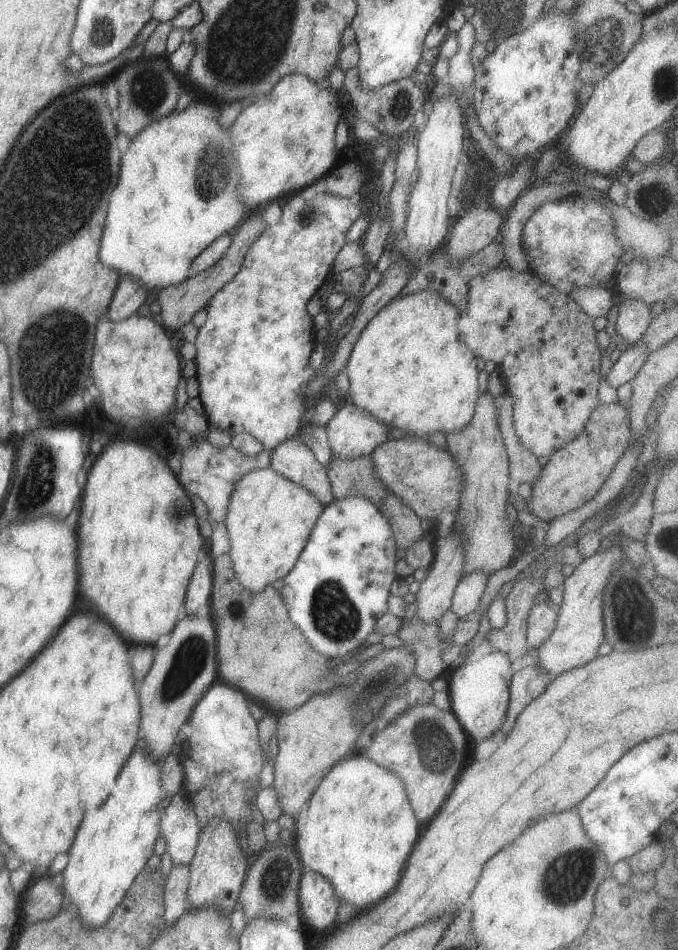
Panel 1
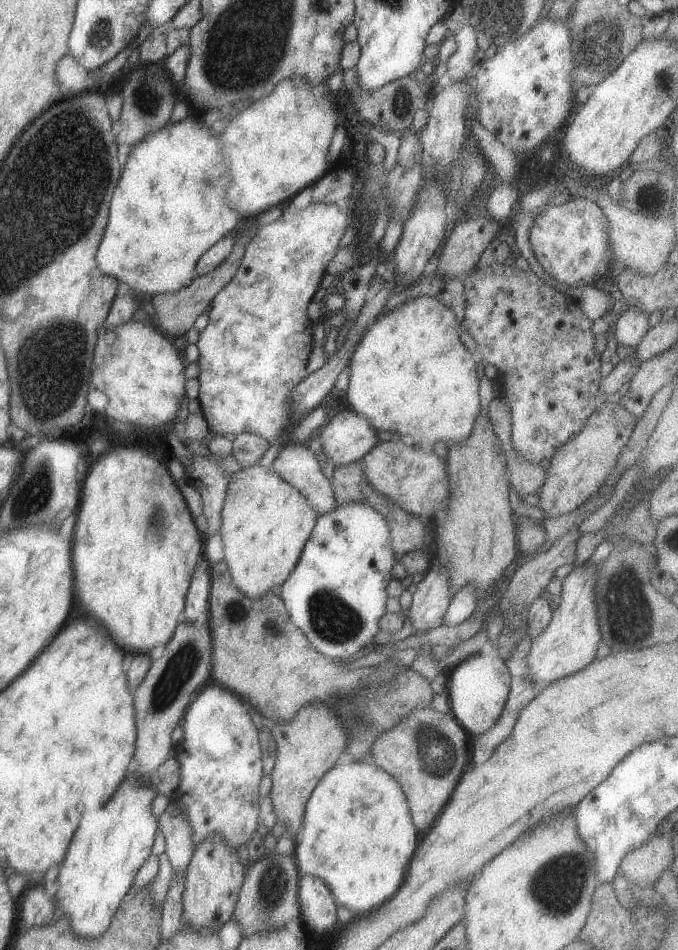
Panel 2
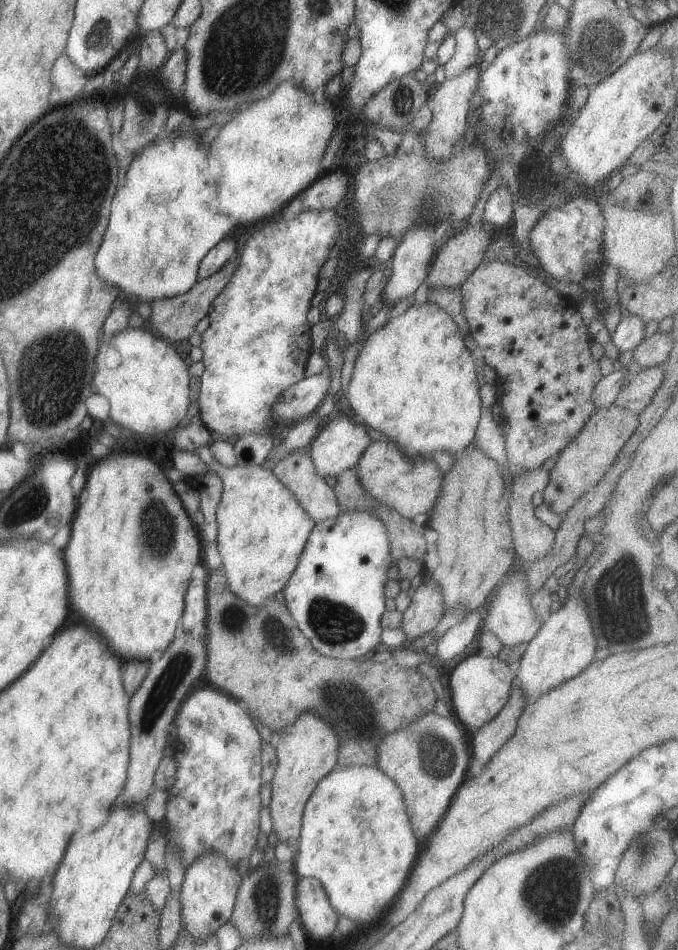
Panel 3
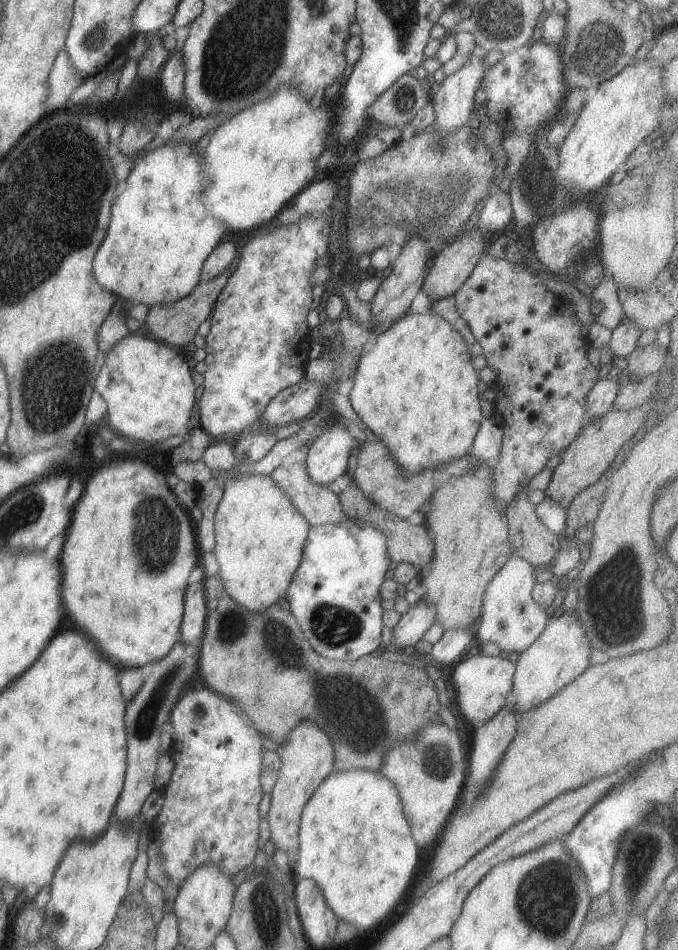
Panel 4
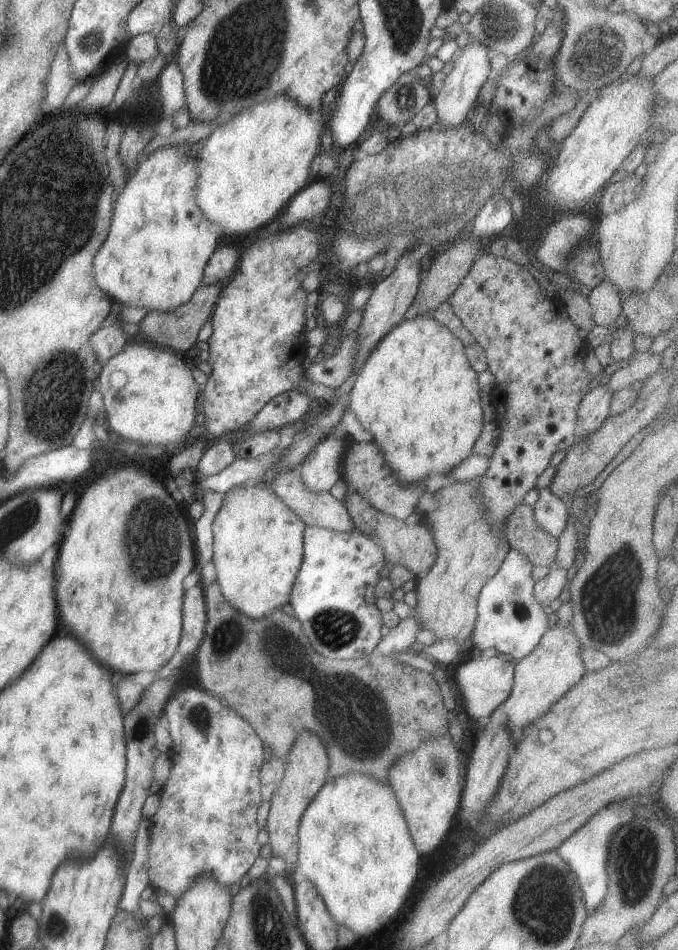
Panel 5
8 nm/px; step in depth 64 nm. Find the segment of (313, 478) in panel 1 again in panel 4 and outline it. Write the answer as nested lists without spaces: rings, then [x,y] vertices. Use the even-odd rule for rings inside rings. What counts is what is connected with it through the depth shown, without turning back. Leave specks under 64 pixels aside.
[[[303,445],[299,450],[286,456],[276,465],[271,473],[271,480],[288,496],[295,510],[308,522],[310,527],[319,525],[339,526],[347,520],[343,507],[339,502],[339,496],[334,494],[329,487],[316,485],[306,473],[305,461],[308,455],[308,445]]]

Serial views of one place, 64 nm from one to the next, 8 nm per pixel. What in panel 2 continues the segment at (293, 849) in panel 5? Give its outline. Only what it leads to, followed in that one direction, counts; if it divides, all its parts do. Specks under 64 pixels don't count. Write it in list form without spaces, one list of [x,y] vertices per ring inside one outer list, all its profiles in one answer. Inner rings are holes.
[[[311,703],[296,714],[292,722],[276,721],[270,731],[276,742],[277,758],[271,773],[271,794],[277,822],[282,823],[289,836],[295,838],[301,829],[307,801],[320,780],[345,758],[347,731],[336,712],[325,703]]]

